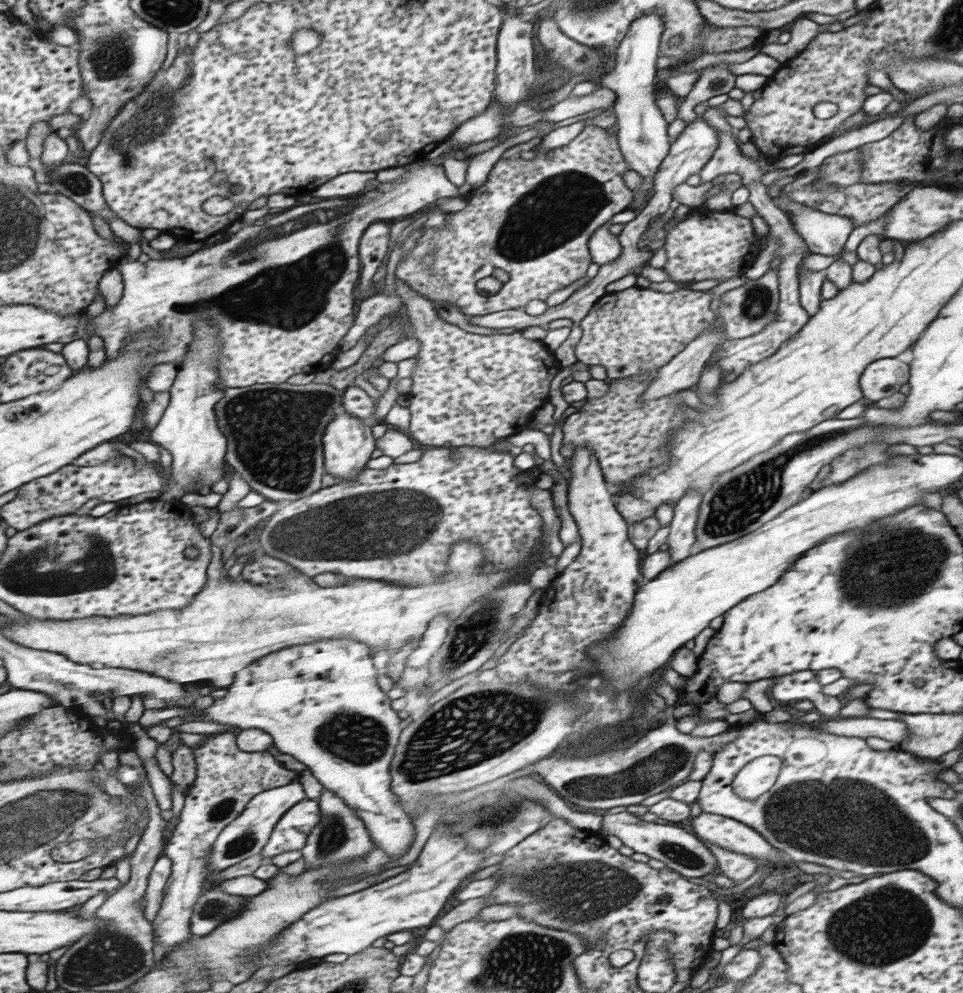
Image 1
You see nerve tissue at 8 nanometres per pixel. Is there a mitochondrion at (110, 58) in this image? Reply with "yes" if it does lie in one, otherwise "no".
yes

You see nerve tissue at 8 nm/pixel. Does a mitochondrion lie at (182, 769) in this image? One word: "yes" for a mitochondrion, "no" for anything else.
no

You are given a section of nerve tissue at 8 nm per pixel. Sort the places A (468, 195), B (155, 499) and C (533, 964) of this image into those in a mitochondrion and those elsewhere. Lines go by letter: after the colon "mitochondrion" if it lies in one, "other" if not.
A: other
B: other
C: mitochondrion

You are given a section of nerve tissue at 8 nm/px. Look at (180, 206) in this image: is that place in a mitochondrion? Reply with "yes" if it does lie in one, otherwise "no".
no

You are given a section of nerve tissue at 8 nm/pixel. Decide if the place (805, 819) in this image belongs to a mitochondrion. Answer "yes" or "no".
yes

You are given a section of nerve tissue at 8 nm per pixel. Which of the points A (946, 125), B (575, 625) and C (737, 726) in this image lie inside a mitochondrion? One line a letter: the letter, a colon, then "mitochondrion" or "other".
A: other
B: other
C: other

